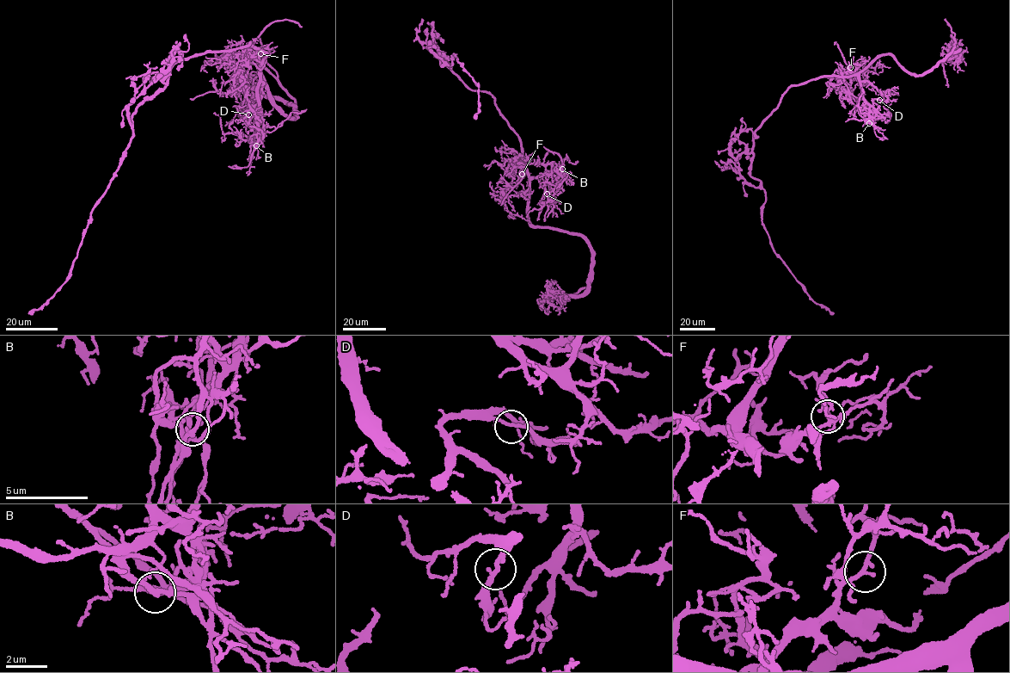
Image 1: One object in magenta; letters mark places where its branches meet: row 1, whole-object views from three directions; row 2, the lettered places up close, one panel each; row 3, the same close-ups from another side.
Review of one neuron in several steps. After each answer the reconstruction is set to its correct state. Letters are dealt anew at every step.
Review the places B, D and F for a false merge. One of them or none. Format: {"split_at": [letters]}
{"split_at": ["B"]}

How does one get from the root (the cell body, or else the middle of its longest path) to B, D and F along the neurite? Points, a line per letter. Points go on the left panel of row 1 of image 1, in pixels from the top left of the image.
B: (243, 46), (250, 43), (266, 56), (258, 66), (258, 101), (263, 135), (256, 145)
D: (243, 46), (250, 43), (266, 56), (258, 66), (260, 121), (256, 120), (252, 110), (248, 114)
F: (243, 46), (250, 43), (261, 50), (266, 56), (261, 62), (258, 57), (260, 53)

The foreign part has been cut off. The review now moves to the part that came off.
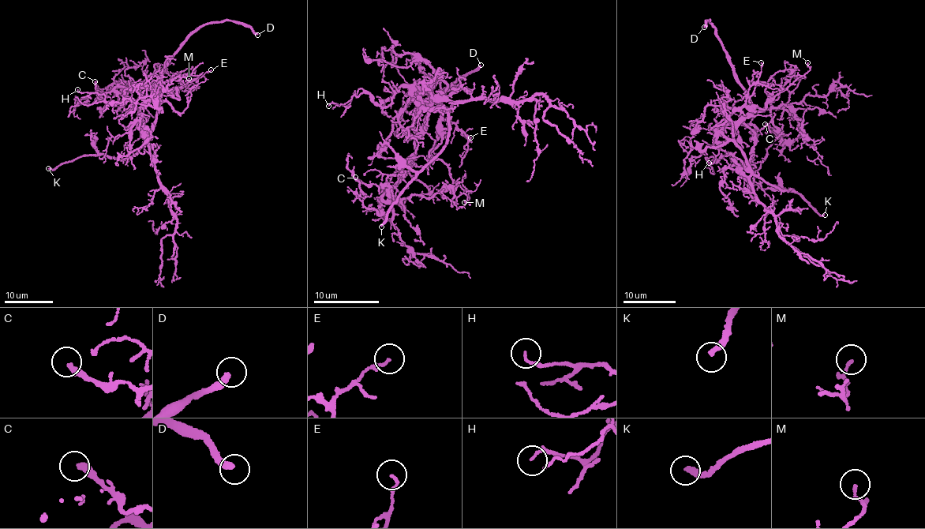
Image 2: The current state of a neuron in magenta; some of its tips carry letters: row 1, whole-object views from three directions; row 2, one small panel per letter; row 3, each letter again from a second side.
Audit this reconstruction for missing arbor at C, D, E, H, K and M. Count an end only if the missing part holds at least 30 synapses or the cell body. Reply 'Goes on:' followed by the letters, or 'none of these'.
Goes on: D, K

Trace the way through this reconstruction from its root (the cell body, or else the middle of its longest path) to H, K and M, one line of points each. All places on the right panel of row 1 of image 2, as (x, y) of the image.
H: (739, 147), (722, 134), (713, 143), (725, 154), (713, 162), (705, 158), (714, 159), (709, 163)
K: (739, 147), (755, 174), (783, 190), (792, 189), (808, 200), (819, 215), (825, 215)
M: (739, 147), (729, 119), (720, 121), (718, 125), (746, 106), (764, 110), (765, 104), (810, 69), (807, 62)

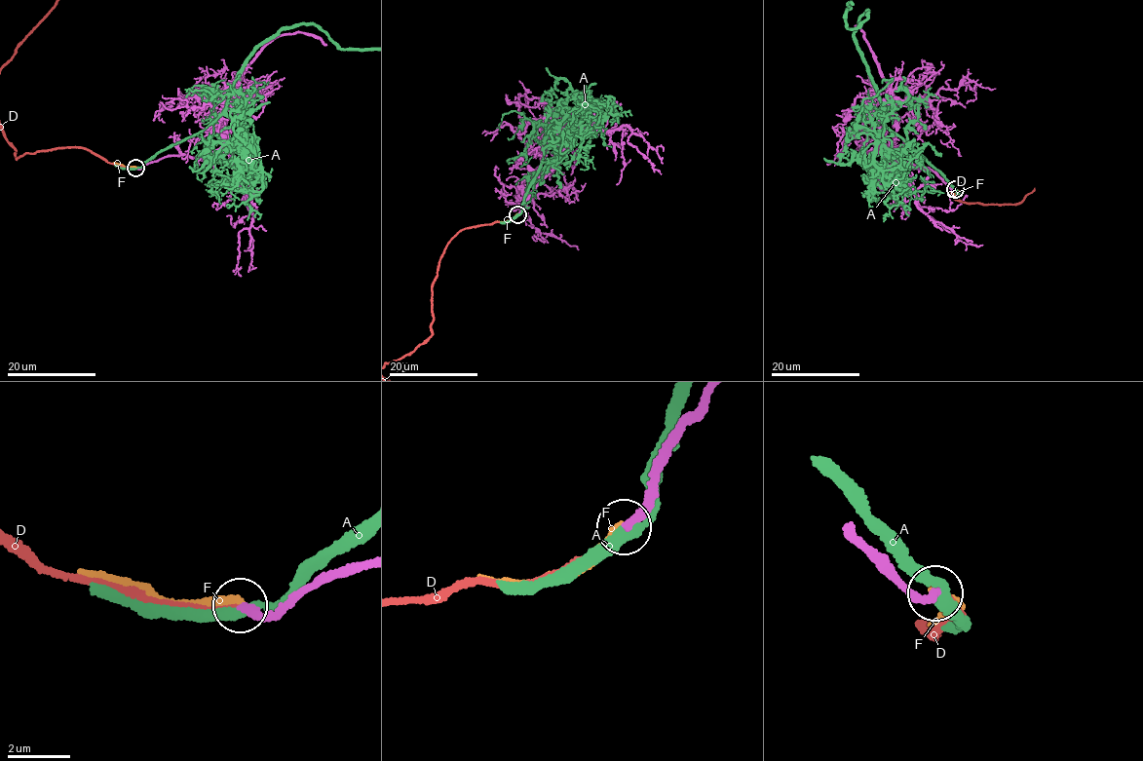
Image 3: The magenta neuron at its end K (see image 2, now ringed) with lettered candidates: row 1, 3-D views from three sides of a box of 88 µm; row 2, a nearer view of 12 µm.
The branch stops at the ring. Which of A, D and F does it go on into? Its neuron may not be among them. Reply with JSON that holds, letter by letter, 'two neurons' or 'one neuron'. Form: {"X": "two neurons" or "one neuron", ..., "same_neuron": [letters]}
{"A": "two neurons", "D": "one neuron", "F": "two neurons", "same_neuron": ["D"]}

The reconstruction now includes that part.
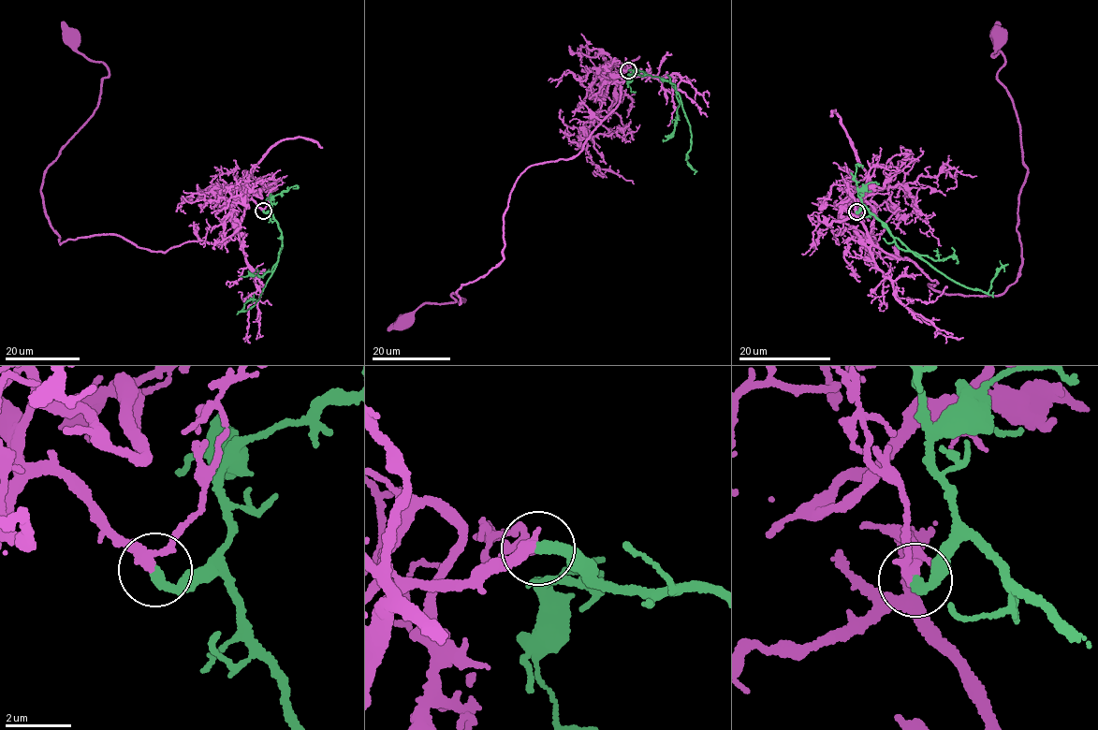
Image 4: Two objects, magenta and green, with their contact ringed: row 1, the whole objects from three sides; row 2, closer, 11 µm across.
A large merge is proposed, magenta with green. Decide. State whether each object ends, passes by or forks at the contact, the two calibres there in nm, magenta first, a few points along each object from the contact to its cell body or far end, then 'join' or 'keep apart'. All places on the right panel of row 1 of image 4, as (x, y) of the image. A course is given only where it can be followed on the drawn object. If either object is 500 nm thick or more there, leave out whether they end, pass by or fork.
magenta passes by | green ends | 280/320 nm | magenta via (856, 211), (934, 290), (1000, 295), (1017, 280), (1027, 168), (999, 36) | green via (856, 211), (862, 205), (917, 255), (958, 284), (987, 292), (997, 271), (1008, 264) | join

